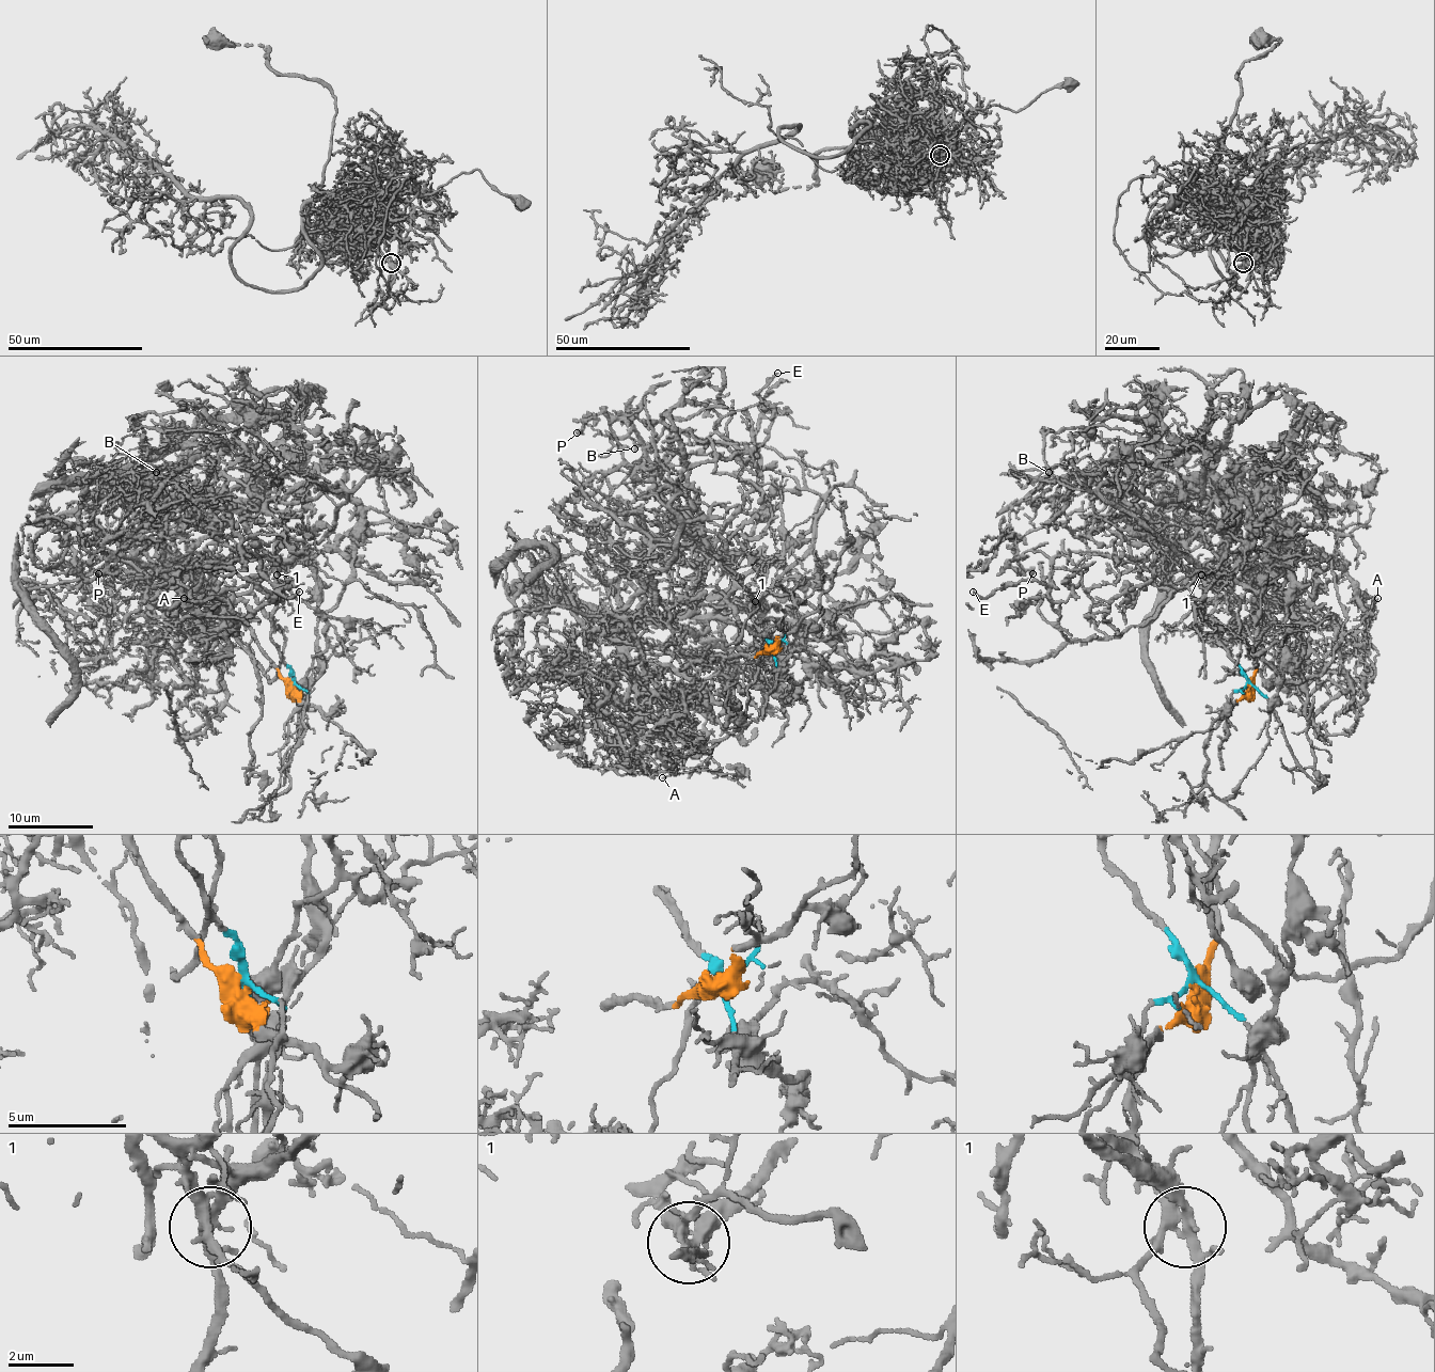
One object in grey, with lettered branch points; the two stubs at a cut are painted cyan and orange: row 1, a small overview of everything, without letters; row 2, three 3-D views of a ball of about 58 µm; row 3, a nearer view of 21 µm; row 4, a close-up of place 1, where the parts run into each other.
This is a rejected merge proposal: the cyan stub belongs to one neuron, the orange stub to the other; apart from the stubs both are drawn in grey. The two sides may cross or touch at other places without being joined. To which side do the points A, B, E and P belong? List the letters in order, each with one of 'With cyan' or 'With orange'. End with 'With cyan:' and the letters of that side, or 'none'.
A: With cyan
B: With orange
E: With cyan
P: With cyan
With cyan: A, E, P

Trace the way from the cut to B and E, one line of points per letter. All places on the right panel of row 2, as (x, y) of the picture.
B: (1249, 684), (1256, 597), (1279, 550), (1277, 531), (1214, 474), (1216, 446), (1133, 444), (1084, 474), (1047, 472)
E: (1249, 684), (1201, 571), (1099, 489), (1180, 502), (1216, 561), (1105, 640), (1069, 640), (1041, 582), (974, 590)

